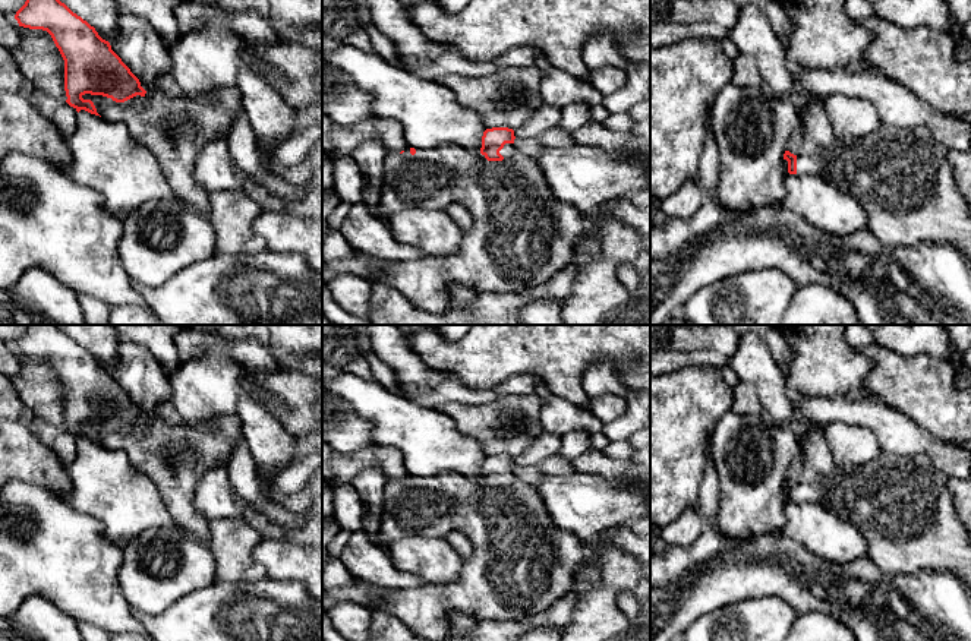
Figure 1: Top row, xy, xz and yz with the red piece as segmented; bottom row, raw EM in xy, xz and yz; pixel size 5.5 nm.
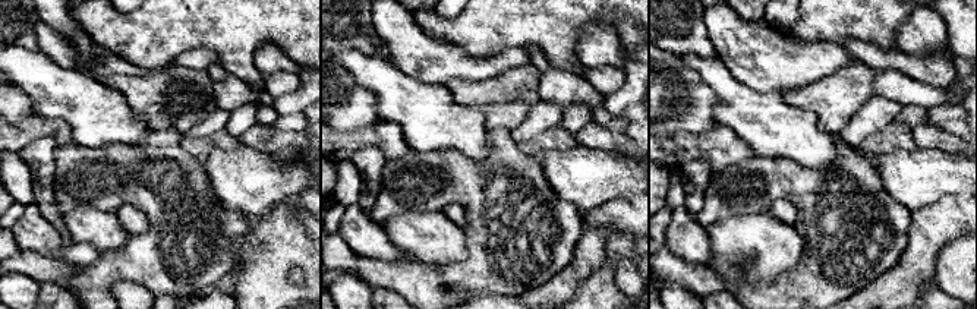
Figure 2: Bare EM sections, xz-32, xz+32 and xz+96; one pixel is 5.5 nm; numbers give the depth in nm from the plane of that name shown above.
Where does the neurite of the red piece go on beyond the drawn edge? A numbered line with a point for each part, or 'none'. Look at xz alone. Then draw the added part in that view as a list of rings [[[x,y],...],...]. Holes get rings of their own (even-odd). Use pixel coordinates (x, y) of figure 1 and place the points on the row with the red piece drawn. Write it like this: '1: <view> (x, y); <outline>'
1: xz (522, 236); [[[505,143],[504,148],[499,151],[499,154],[504,157],[502,161],[488,161],[485,155],[482,155],[479,151],[473,152],[470,149],[464,149],[455,145],[444,145],[441,148],[434,148],[434,149],[416,149],[414,155],[410,154],[410,146],[407,146],[403,154],[387,152],[385,174],[384,174],[381,198],[378,203],[382,215],[391,217],[393,214],[407,208],[444,209],[453,202],[460,202],[472,214],[475,225],[470,230],[464,231],[464,237],[458,253],[450,256],[423,258],[420,260],[384,262],[379,271],[369,281],[387,284],[398,290],[400,293],[403,293],[409,299],[409,301],[413,303],[416,307],[428,313],[441,315],[445,313],[448,309],[451,309],[451,299],[447,291],[447,285],[451,282],[467,285],[475,291],[477,291],[479,294],[480,293],[523,293],[539,284],[545,284],[552,275],[555,275],[558,271],[567,266],[574,258],[574,244],[581,239],[586,218],[576,208],[558,202],[554,198],[552,192],[549,190],[545,181],[537,158],[532,158],[523,154],[520,149],[516,148],[514,143]]]

